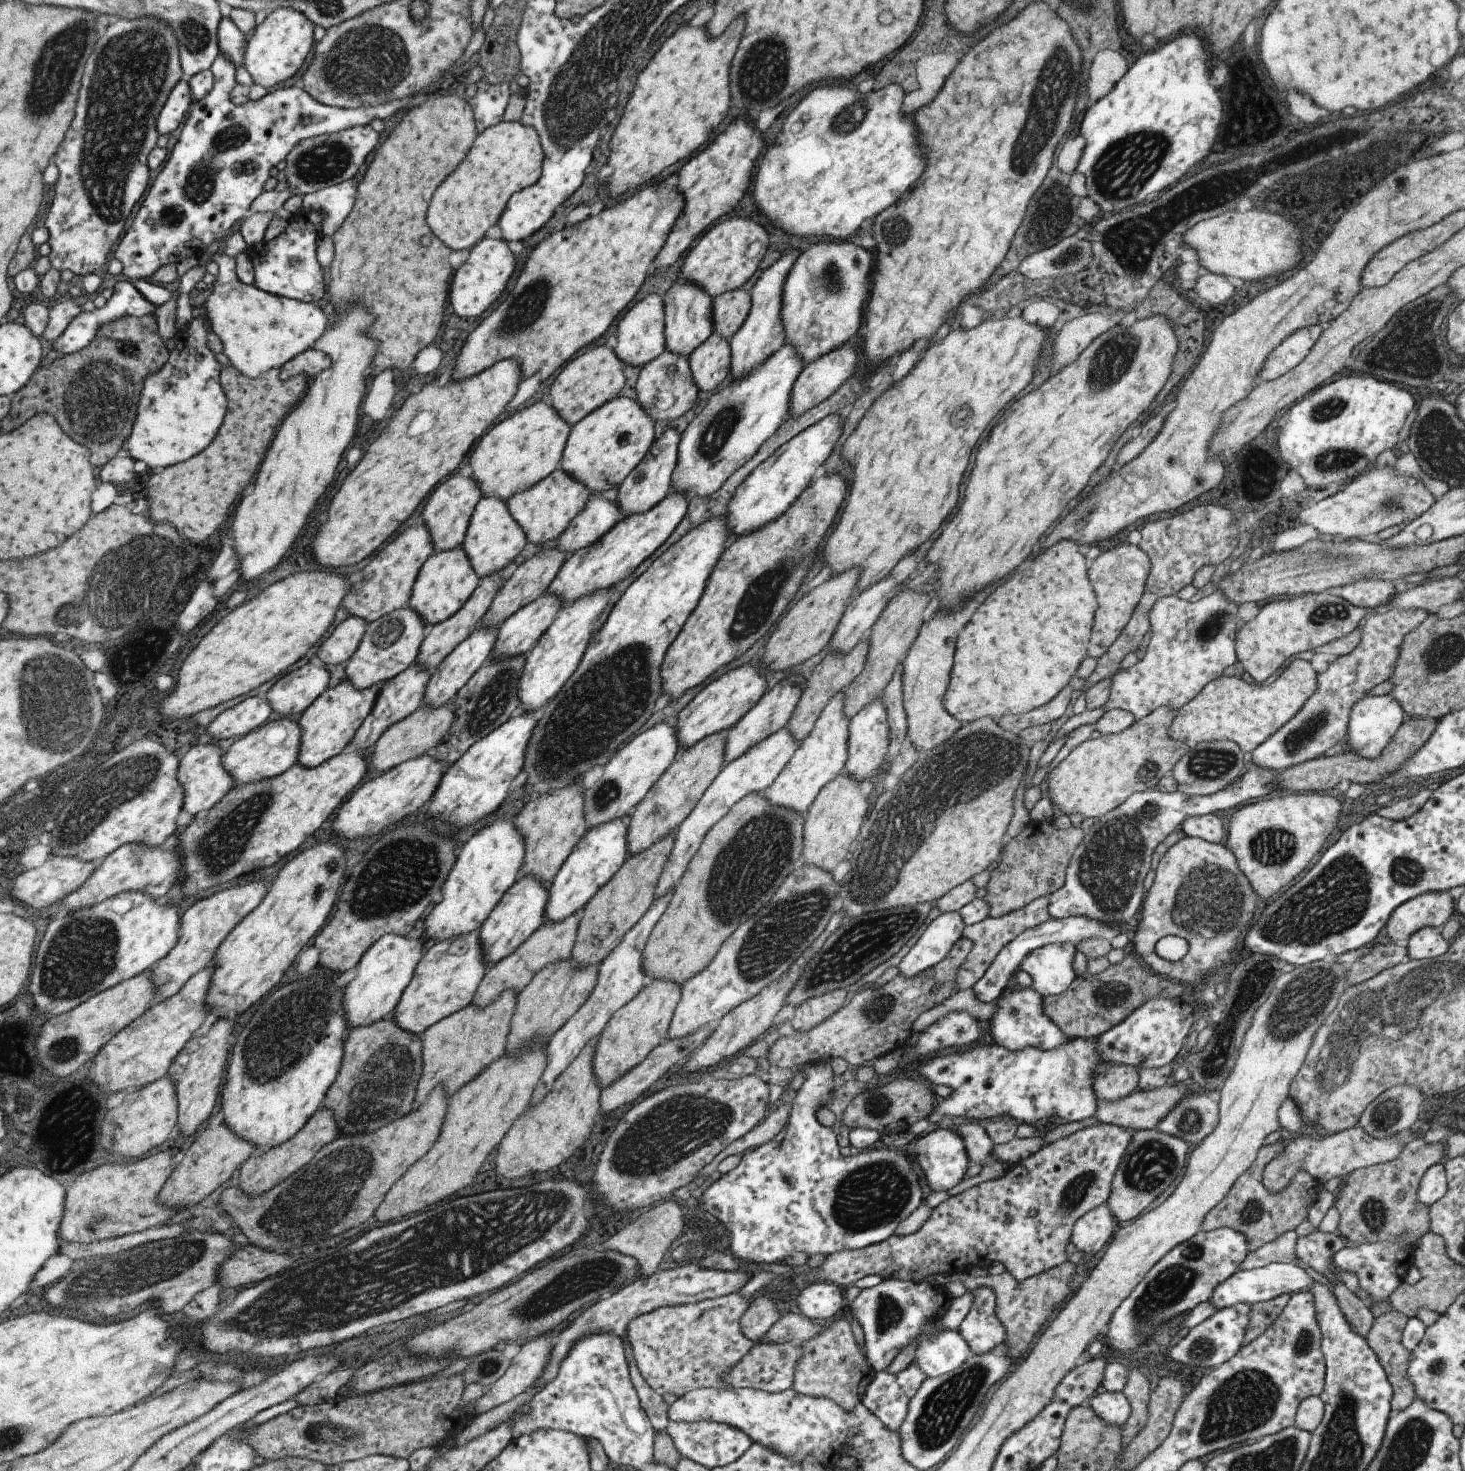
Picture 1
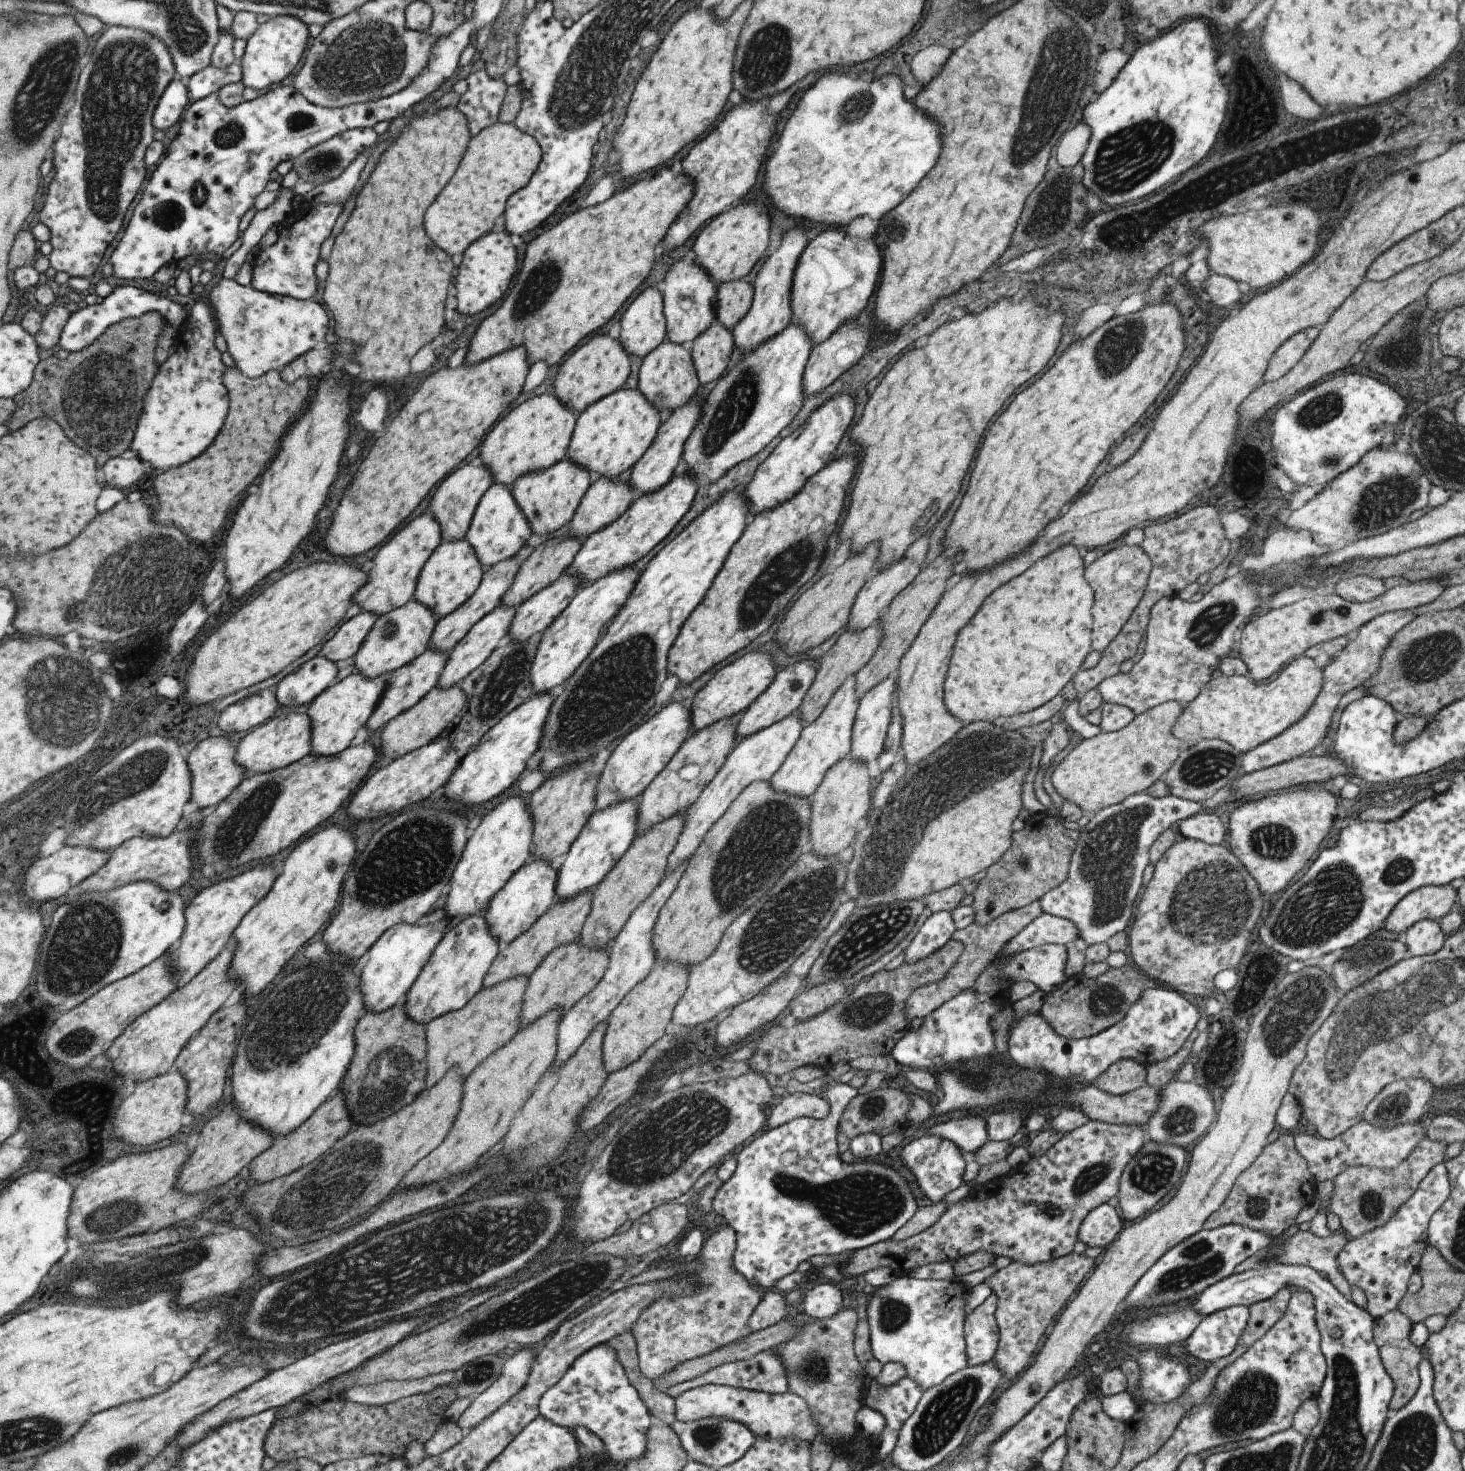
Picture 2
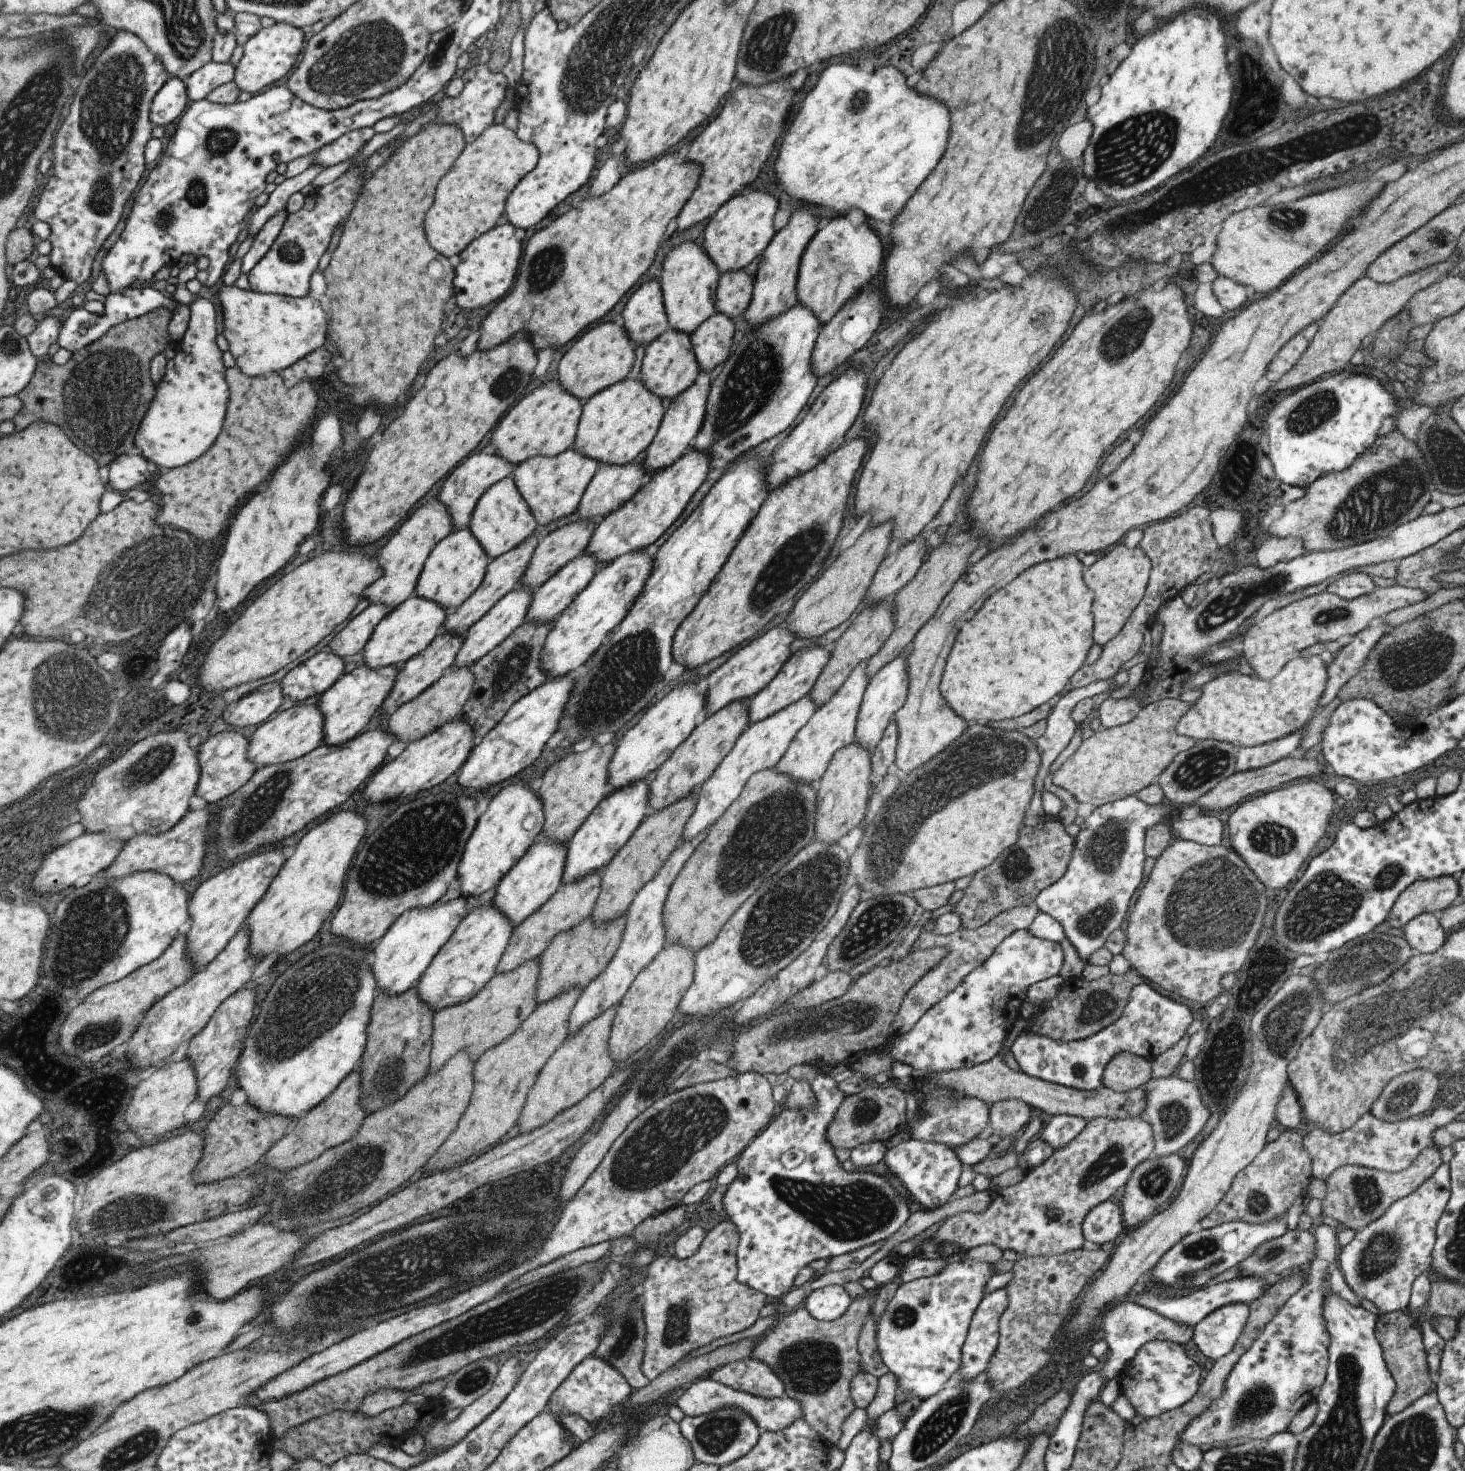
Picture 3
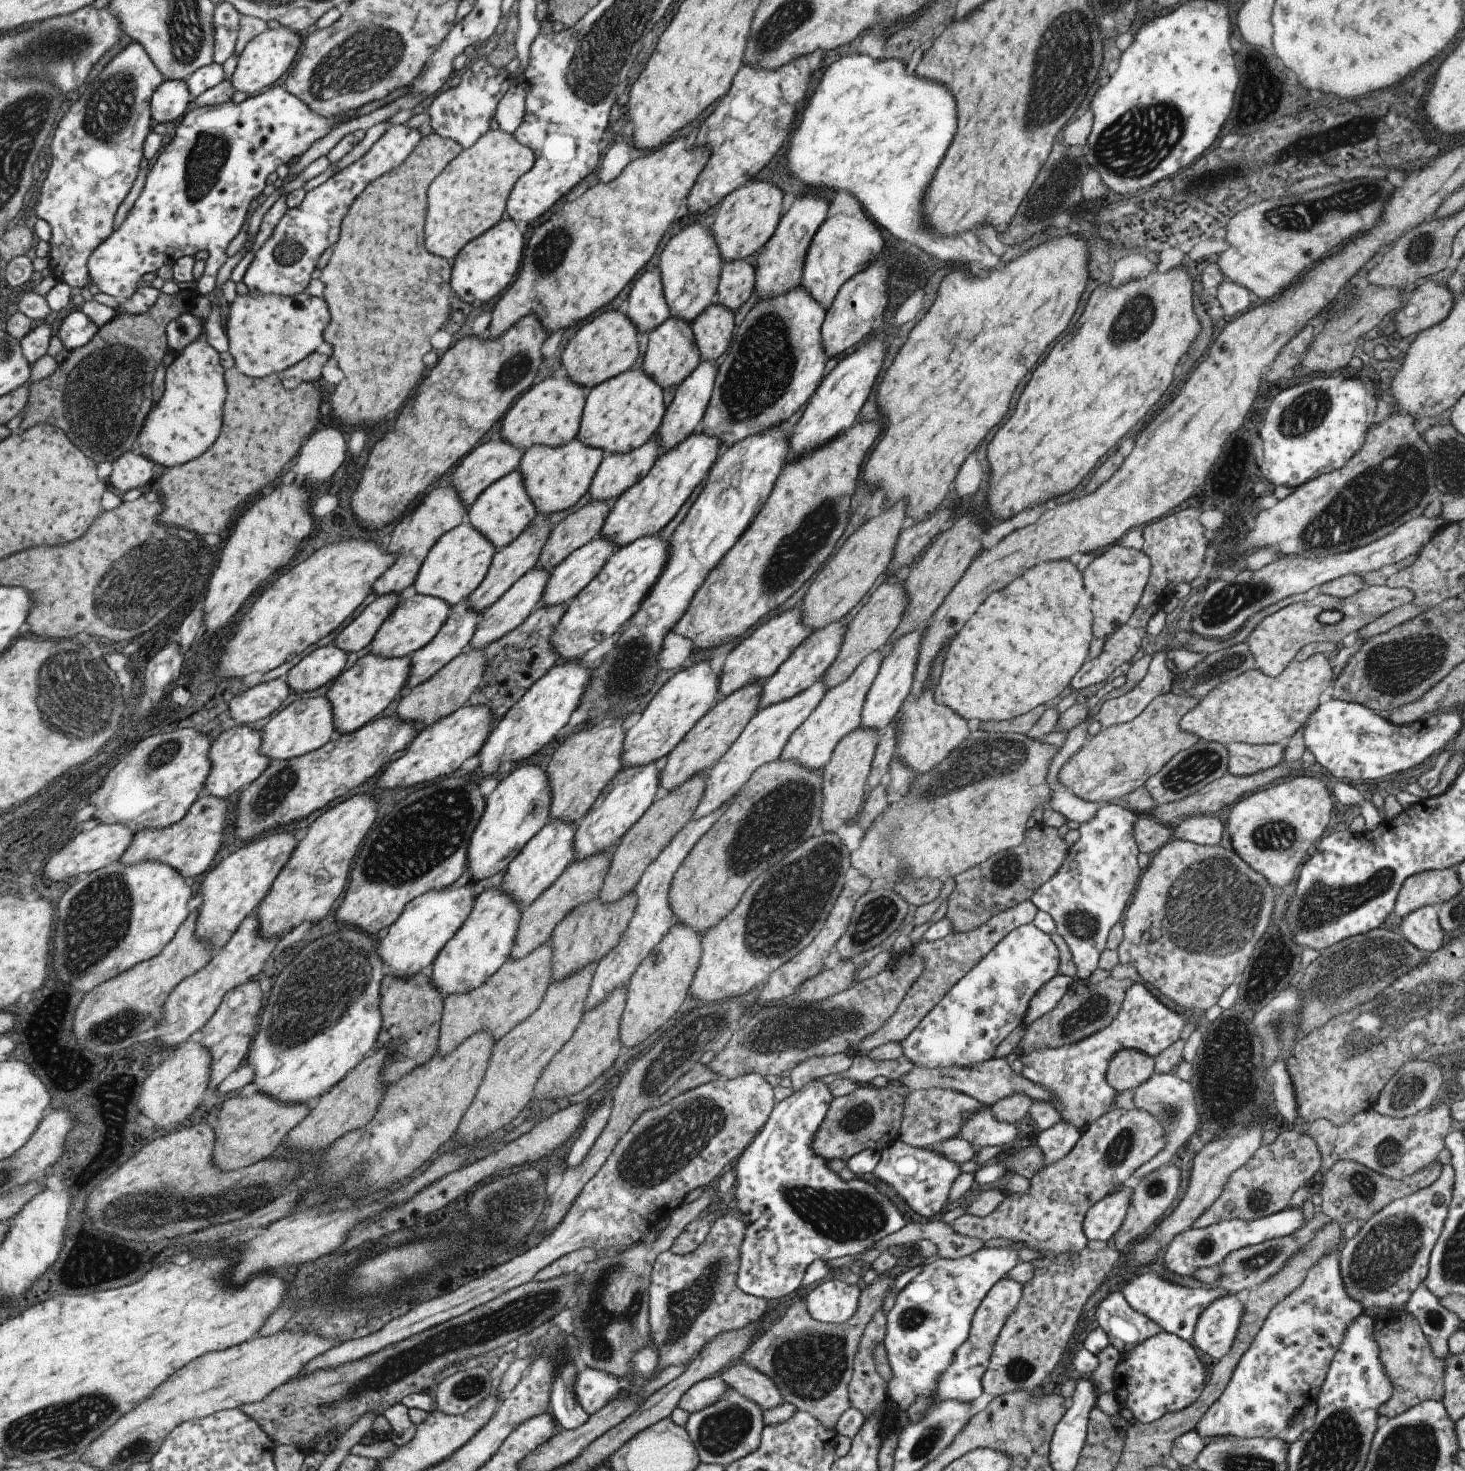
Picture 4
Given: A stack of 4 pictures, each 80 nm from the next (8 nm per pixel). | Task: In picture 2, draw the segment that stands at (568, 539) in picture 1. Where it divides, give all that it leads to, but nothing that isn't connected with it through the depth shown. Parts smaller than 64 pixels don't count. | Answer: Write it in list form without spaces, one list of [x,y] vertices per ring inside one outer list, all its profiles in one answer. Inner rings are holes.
[[[593,476],[591,479],[591,483],[588,486],[588,489],[584,492],[584,495],[581,497],[577,508],[574,510],[573,516],[570,518],[568,522],[568,534],[573,537],[574,539],[581,539],[585,540],[590,534],[596,533],[611,524],[613,521],[617,520],[618,516],[621,516],[625,510],[627,510],[631,502],[639,496],[638,493],[635,493],[632,488],[628,487],[628,481],[626,484],[615,484],[616,481],[619,479],[617,478],[615,481],[611,481],[610,479],[606,479],[605,477],[601,476]]]

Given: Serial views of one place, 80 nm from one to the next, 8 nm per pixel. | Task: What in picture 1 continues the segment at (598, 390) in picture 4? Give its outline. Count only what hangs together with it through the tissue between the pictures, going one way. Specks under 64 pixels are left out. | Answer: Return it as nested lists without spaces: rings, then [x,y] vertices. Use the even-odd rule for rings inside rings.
[[[617,396],[569,429],[558,468],[589,492],[602,493],[609,490],[620,484],[650,449],[655,438],[654,424],[637,401]]]

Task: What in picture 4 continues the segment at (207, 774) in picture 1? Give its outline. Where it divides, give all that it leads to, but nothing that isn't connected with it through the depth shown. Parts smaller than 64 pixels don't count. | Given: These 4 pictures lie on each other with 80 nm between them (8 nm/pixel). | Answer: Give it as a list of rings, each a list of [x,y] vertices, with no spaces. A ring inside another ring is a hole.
[[[239,724],[233,725],[231,729],[218,735],[213,740],[210,750],[212,770],[204,784],[207,795],[227,798],[227,796],[235,794],[237,790],[252,785],[265,772],[271,762],[268,757],[260,753],[263,741],[263,732]]]

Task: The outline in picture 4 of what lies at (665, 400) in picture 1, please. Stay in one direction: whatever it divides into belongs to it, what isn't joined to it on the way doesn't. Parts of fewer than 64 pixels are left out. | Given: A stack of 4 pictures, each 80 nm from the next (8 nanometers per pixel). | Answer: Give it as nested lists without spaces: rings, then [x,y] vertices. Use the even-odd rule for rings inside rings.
[[[668,317],[665,322],[662,322],[656,329],[647,334],[648,339],[642,358],[641,370],[662,389],[679,385],[699,364],[698,348],[694,343],[690,324],[681,319]]]

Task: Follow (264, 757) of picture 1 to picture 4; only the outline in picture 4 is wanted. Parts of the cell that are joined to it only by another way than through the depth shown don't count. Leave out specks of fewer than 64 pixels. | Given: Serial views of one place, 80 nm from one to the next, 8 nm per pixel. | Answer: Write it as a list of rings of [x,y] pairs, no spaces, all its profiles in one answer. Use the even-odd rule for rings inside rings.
[[[303,696],[274,716],[261,732],[263,732],[264,741],[260,753],[271,761],[293,760],[295,757],[309,754],[335,736],[331,703],[327,696],[315,698]]]

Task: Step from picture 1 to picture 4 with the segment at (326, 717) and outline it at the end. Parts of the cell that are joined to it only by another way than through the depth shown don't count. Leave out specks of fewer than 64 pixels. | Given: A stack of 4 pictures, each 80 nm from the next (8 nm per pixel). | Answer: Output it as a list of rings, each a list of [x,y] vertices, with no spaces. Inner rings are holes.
[[[369,652],[357,659],[351,668],[341,673],[326,691],[327,699],[332,707],[334,735],[355,733],[357,729],[367,725],[369,720],[373,720],[391,700],[398,698],[404,686],[409,665],[409,656],[384,659]]]

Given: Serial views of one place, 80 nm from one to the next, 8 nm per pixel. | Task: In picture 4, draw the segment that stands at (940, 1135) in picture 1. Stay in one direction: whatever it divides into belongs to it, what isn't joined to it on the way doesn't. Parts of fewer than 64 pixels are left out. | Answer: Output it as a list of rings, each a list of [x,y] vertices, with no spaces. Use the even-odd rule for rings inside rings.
[[[899,1140],[889,1143],[882,1151],[873,1178],[884,1182],[895,1190],[905,1204],[919,1216],[937,1216],[939,1210],[947,1203],[949,1188],[953,1180],[959,1176],[959,1165],[944,1154],[925,1147],[916,1147]]]

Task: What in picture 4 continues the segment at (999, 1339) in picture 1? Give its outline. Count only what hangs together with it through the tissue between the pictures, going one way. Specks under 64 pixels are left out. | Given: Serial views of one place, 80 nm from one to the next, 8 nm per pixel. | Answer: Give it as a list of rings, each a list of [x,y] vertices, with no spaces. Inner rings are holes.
[[[1001,1277],[989,1288],[980,1305],[975,1309],[970,1320],[968,1337],[954,1352],[951,1364],[939,1377],[934,1391],[929,1393],[933,1401],[951,1399],[971,1403],[981,1394],[981,1377],[987,1368],[992,1346],[996,1341],[1003,1321],[1006,1321],[1007,1316],[1016,1307],[1022,1291],[1021,1281],[1015,1280],[1013,1282],[1013,1280],[1014,1278]]]

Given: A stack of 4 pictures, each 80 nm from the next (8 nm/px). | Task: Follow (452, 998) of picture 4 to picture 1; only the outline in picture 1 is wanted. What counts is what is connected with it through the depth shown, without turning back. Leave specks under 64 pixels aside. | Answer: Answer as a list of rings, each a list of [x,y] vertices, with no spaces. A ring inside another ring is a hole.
[[[502,991],[486,1007],[478,1009],[472,1004],[446,1016],[426,1028],[419,1036],[421,1049],[421,1074],[417,1081],[410,1112],[414,1111],[435,1088],[443,1086],[447,1098],[455,1094],[465,1082],[475,1078],[489,1062],[497,1060],[504,1052],[504,1044],[513,1014],[516,995]]]

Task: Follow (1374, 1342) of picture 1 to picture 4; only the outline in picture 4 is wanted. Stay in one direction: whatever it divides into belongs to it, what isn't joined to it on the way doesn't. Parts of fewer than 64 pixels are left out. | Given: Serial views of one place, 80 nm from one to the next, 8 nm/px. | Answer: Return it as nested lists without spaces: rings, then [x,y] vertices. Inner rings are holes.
[[[1406,1310],[1391,1312],[1373,1319],[1373,1338],[1380,1350],[1382,1367],[1392,1382],[1391,1396],[1378,1409],[1378,1416],[1383,1419],[1393,1418],[1408,1408],[1424,1400],[1441,1401],[1444,1393],[1442,1372],[1445,1357],[1437,1358],[1431,1352],[1417,1320]]]

